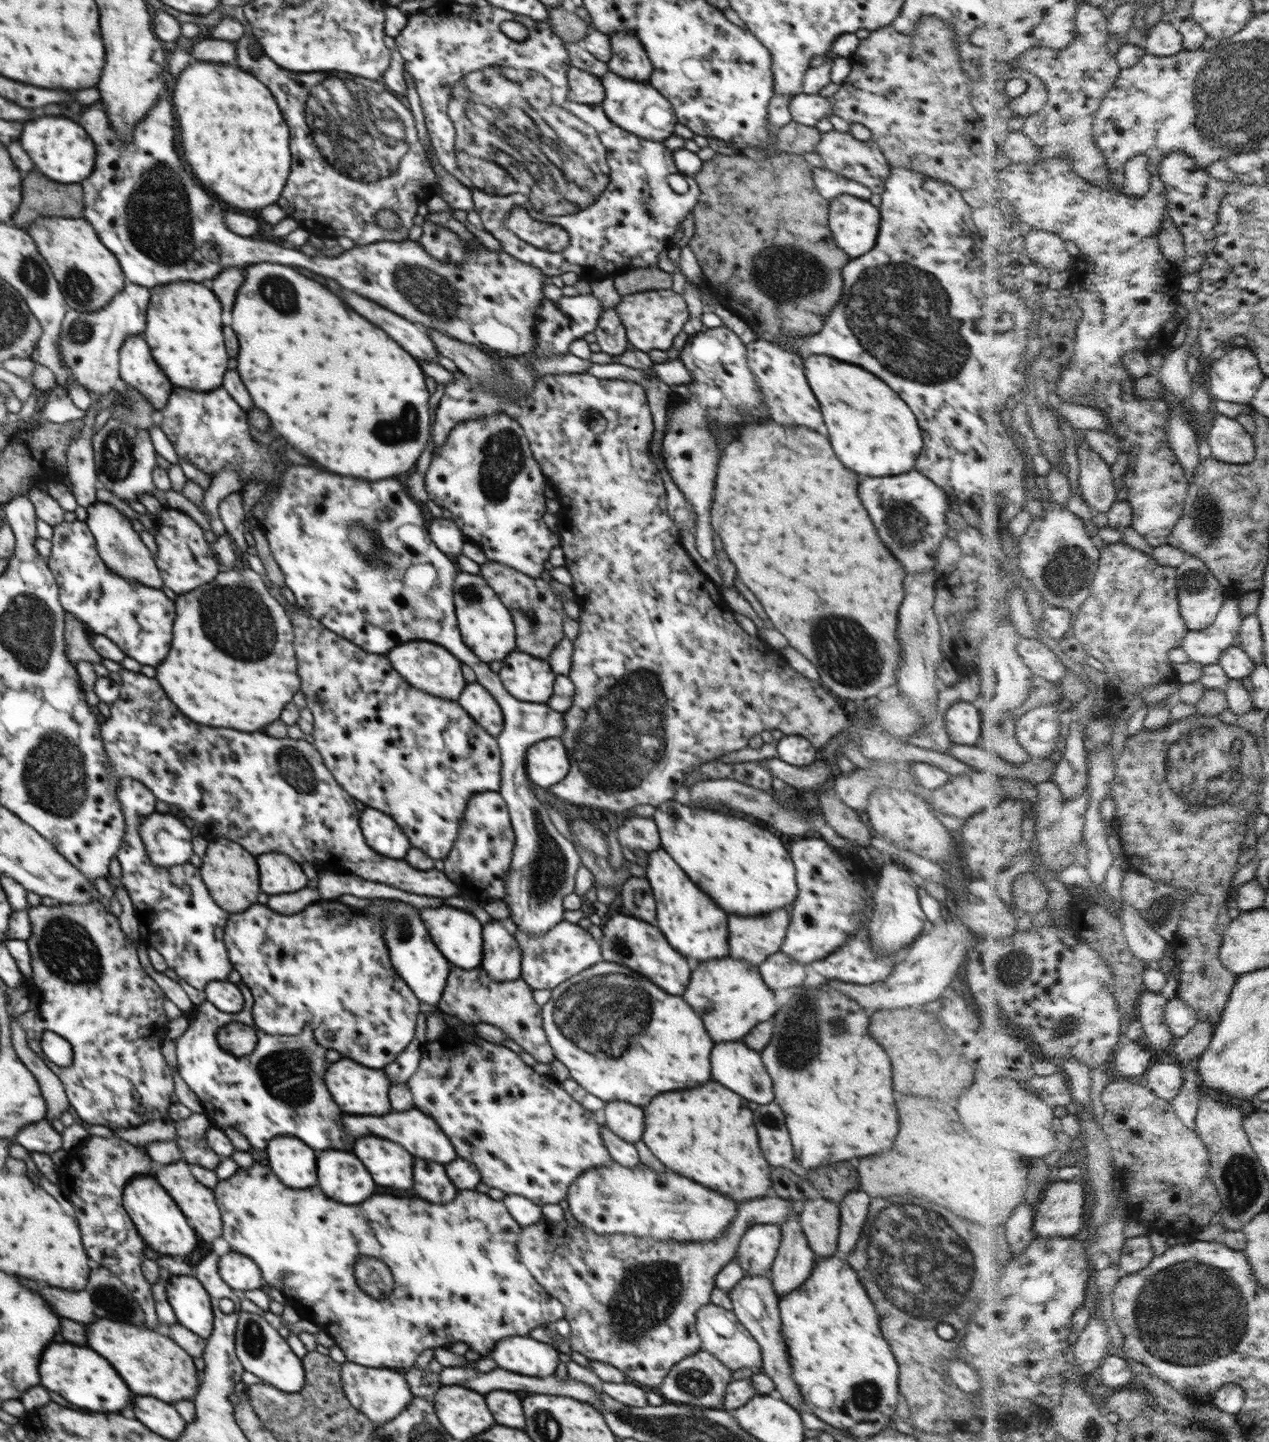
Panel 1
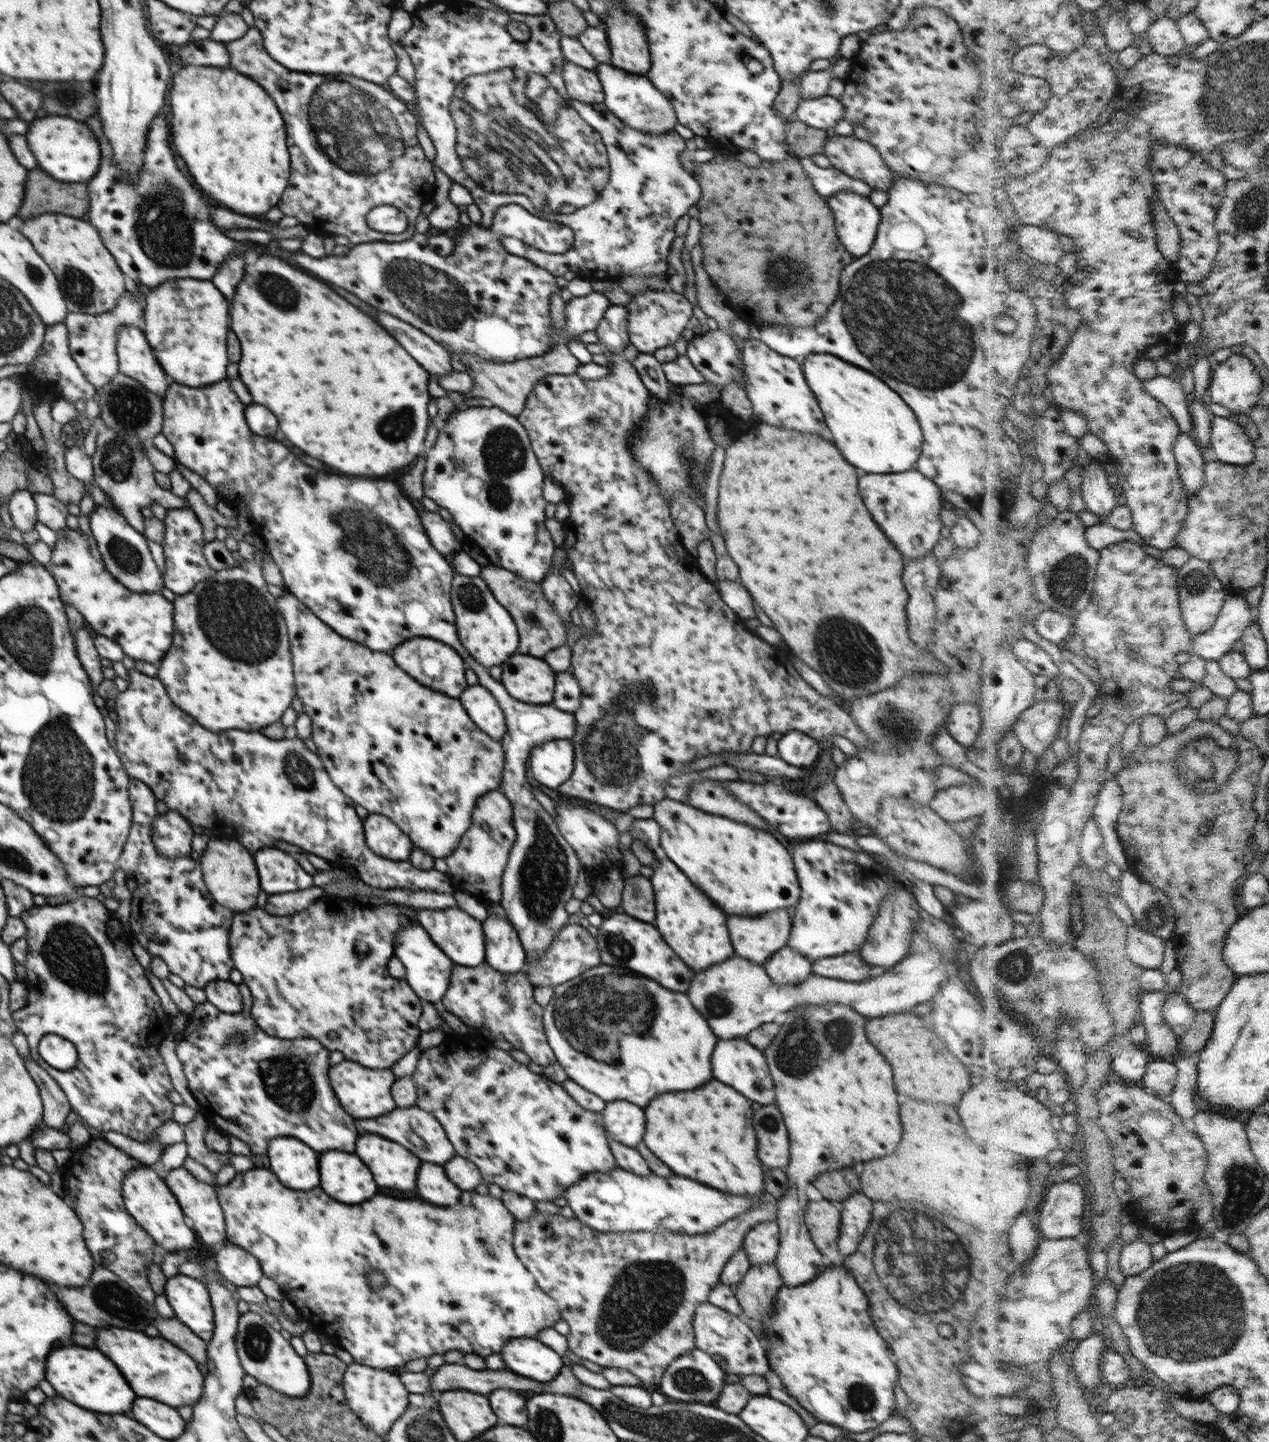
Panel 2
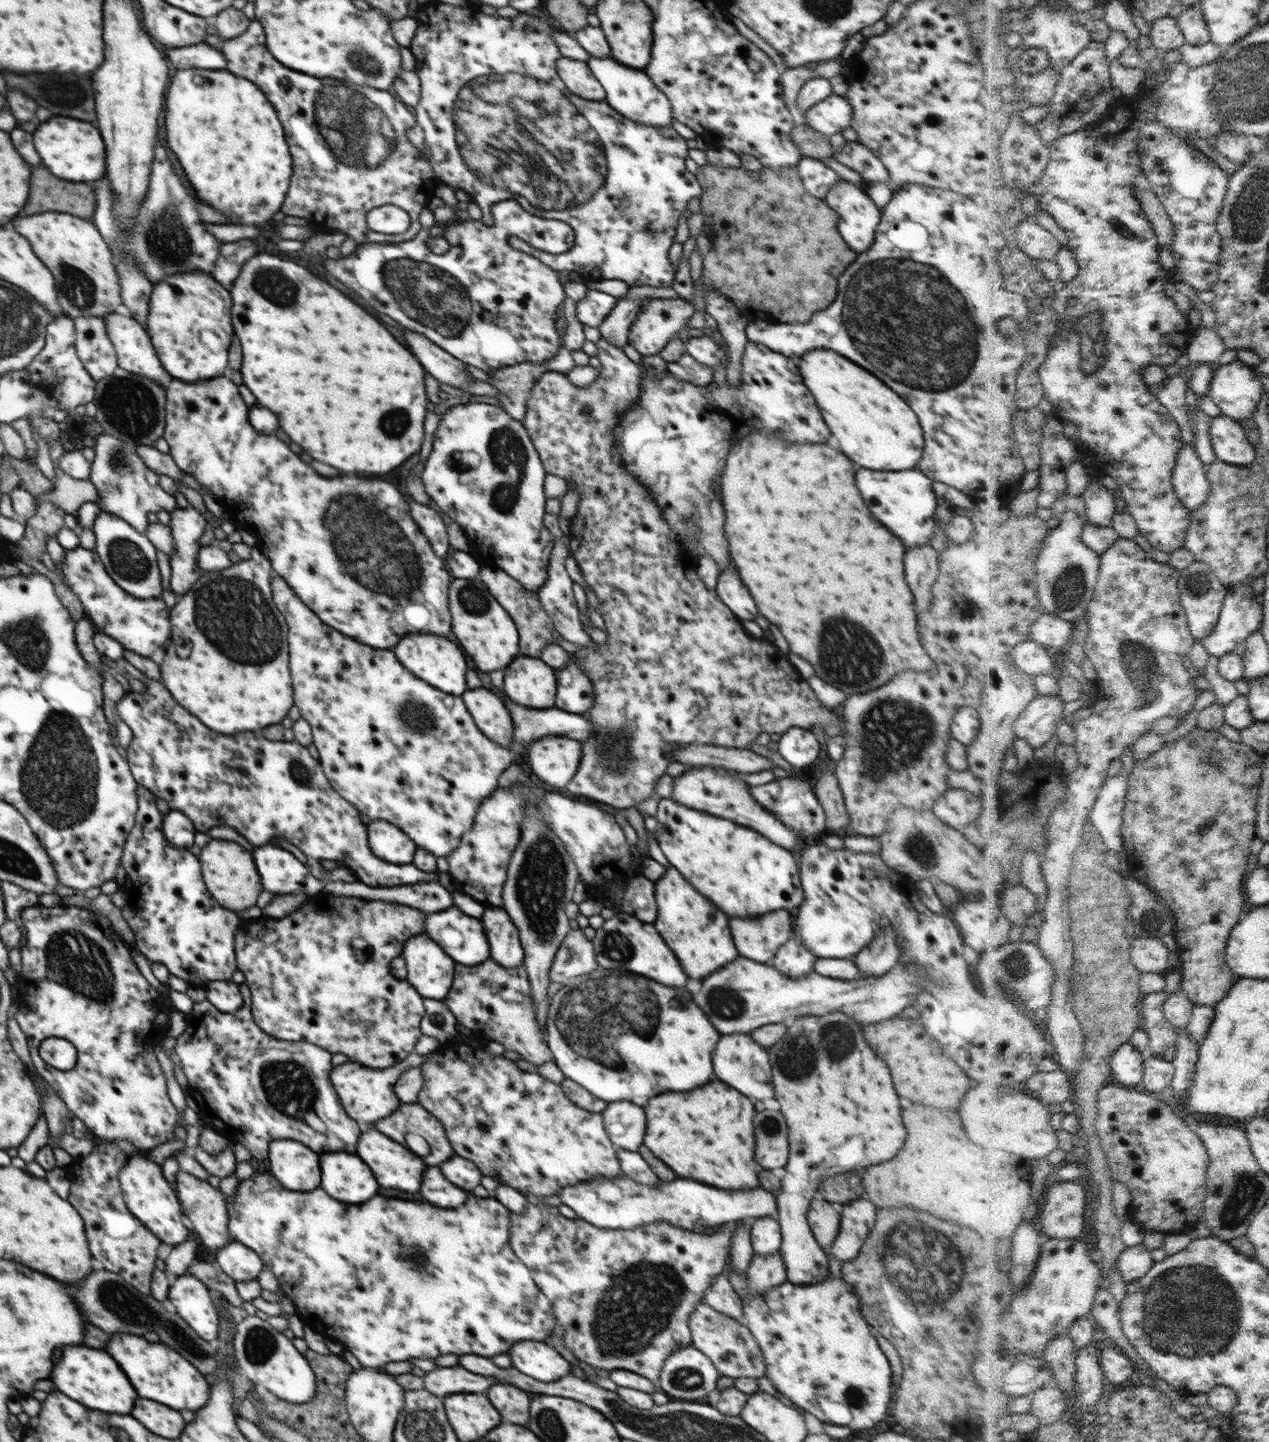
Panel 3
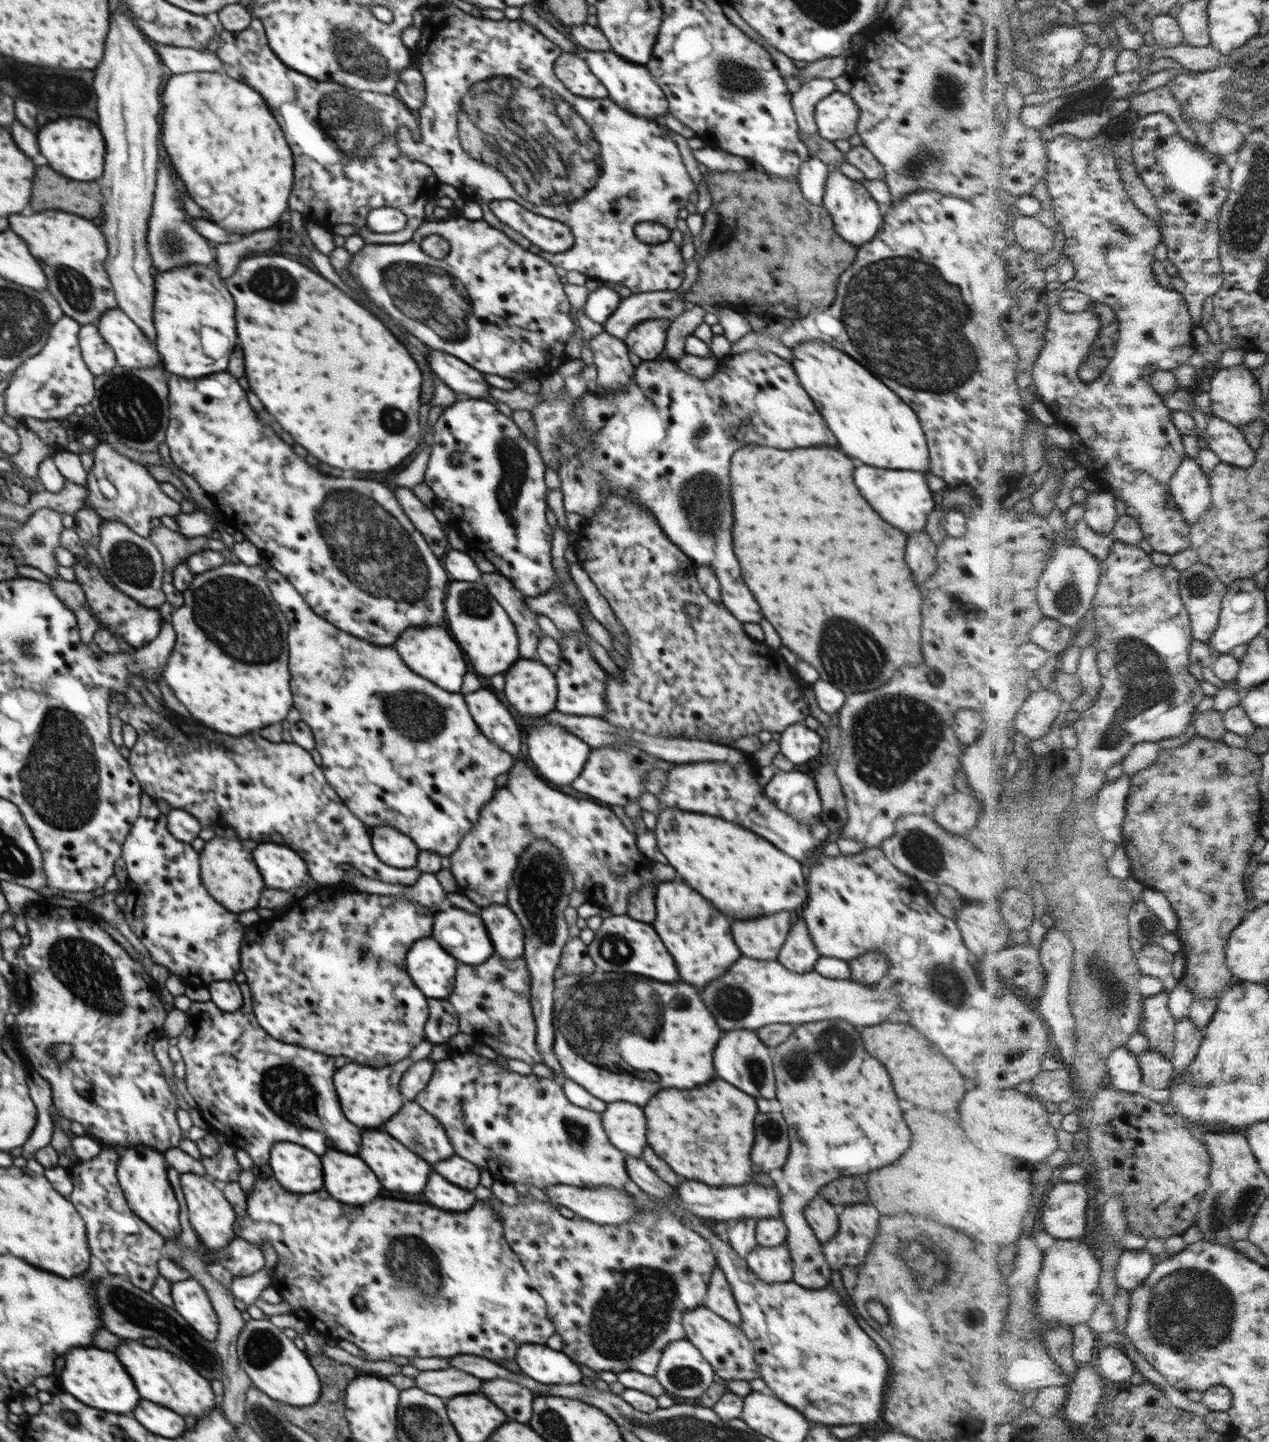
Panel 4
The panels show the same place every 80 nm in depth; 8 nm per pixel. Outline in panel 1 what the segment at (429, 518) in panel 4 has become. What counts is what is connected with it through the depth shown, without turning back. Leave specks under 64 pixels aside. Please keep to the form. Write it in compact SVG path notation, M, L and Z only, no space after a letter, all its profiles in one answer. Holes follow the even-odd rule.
M448 515L430 520L427 527L432 542L444 554L453 558L462 555L462 546L465 542L470 541Z

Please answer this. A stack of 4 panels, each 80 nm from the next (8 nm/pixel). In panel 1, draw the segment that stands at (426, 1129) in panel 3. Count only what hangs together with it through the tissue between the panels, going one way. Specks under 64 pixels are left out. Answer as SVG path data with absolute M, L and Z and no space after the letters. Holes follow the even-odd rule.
M408 1109L404 1112L390 1112L386 1116L344 1116L344 1130L354 1136L380 1136L380 1138L388 1138L392 1142L398 1142L400 1146L404 1146L410 1154L418 1156L418 1158L426 1158L426 1160L434 1160L438 1164L444 1162L452 1162L457 1157L454 1145L450 1142L446 1133L439 1127L439 1124L420 1109Z

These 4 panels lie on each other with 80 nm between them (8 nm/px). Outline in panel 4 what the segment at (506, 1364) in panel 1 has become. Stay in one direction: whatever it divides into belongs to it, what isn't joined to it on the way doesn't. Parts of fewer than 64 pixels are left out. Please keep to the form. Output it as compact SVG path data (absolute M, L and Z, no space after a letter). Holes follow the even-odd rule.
M524 1344L524 1346L520 1346L518 1354L516 1354L516 1362L524 1370L526 1376L530 1376L542 1384L578 1384L582 1380L578 1364L574 1364L569 1356L562 1354L562 1351L553 1350L548 1345Z

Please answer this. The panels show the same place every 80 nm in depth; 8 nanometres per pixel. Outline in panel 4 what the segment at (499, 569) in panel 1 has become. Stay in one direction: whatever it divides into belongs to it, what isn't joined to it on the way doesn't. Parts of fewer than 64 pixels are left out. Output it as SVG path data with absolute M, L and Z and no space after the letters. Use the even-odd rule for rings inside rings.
M493 572L481 573L480 581L511 618L519 638L519 653L522 659L536 659L539 640L545 635L536 623L538 614L525 604L525 598L504 575Z

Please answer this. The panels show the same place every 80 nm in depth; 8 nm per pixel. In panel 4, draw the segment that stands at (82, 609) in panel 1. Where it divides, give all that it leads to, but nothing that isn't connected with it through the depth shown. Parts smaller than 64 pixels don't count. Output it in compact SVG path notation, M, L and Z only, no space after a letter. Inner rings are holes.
M75 555L74 558L76 558L76 563L71 567L76 573L74 581L78 581L84 589L86 600L100 624L106 627L112 634L115 631L122 634L124 640L134 649L145 647L145 644L152 642L158 636L162 623L165 622L160 616L158 608L142 606L139 602L132 600L121 590L118 590L112 583L108 583L90 558L84 559L84 557L79 555Z

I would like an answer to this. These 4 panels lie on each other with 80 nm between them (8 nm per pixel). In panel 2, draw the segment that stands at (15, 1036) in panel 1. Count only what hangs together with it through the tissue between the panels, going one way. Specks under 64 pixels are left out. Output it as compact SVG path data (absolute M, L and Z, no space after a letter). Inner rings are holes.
M24 1060L27 1071L38 1085L43 1102L43 1124L58 1130L73 1116L69 1100L60 1085L36 1061Z

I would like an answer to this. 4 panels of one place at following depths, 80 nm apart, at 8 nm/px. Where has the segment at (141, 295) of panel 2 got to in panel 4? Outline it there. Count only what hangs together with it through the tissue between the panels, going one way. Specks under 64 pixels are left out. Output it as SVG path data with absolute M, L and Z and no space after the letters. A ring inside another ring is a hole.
M98 320L80 326L78 344L84 364L95 376L106 374L117 365L114 351L100 334Z

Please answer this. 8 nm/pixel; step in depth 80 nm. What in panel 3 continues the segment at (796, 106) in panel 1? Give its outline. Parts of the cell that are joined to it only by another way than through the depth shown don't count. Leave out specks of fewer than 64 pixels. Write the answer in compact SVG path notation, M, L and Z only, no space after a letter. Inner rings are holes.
M832 93L805 112L804 119L810 128L832 136L851 126L852 105L842 95Z

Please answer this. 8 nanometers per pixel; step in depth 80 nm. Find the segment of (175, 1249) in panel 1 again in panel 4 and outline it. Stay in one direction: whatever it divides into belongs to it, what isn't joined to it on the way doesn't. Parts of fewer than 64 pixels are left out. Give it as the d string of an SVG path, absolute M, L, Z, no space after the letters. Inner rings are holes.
M143 1144L122 1149L117 1162L117 1179L128 1206L165 1240L176 1239L181 1234L178 1200L168 1181L167 1168L165 1153Z

